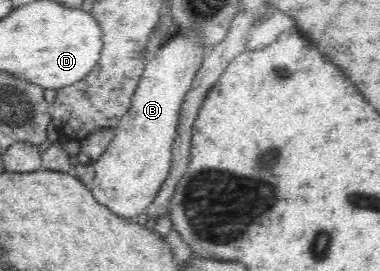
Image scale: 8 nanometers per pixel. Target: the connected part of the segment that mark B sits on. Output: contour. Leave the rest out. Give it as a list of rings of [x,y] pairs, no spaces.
[[[195,29],[173,32],[173,37],[160,45],[160,49],[154,52],[156,55],[146,63],[142,79],[134,92],[130,110],[124,114],[115,127],[114,137],[106,151],[95,162],[92,162],[95,169],[91,187],[94,197],[98,203],[110,208],[122,218],[135,219],[140,213],[145,213],[152,201],[156,199],[160,187],[164,185],[172,167],[172,145],[176,139],[184,97],[192,89],[192,81],[198,69],[202,67],[207,52],[208,49],[204,48],[203,37]]]

